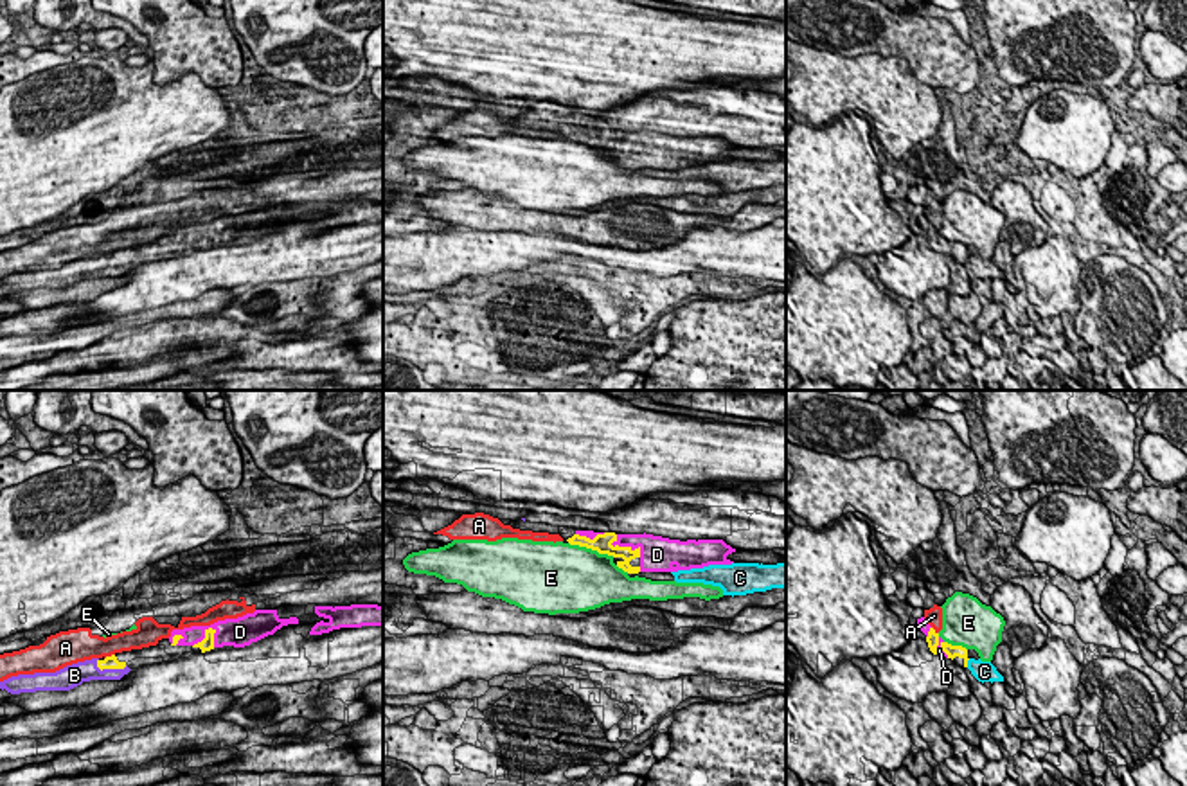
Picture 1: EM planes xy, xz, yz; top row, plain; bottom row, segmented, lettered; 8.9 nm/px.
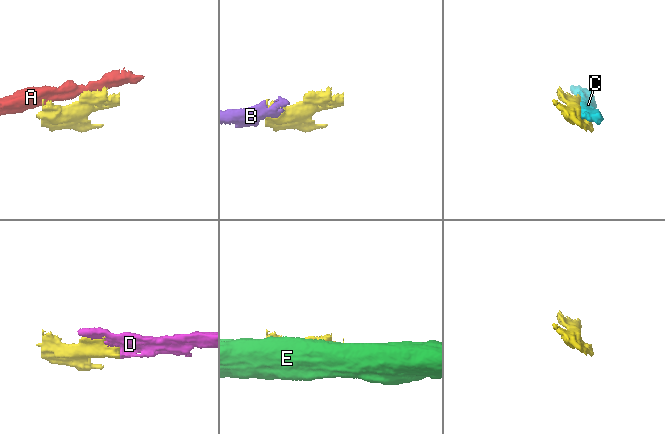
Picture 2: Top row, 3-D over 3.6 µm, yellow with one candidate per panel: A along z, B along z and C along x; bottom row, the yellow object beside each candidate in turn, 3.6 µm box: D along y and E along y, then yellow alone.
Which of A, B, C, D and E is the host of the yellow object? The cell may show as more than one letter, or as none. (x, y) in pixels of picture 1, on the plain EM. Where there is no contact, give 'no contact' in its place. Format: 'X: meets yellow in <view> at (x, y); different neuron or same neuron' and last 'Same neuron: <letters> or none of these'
A: meets yellow in xy at (108, 254); different neuron
B: meets yellow in xy at (110, 265); same neuron
C: meets yellow in yz at (966, 259); different neuron
D: meets yellow in xz at (626, 144); same neuron
E: meets yellow in xz at (592, 146); different neuron
Same neuron: B, D

